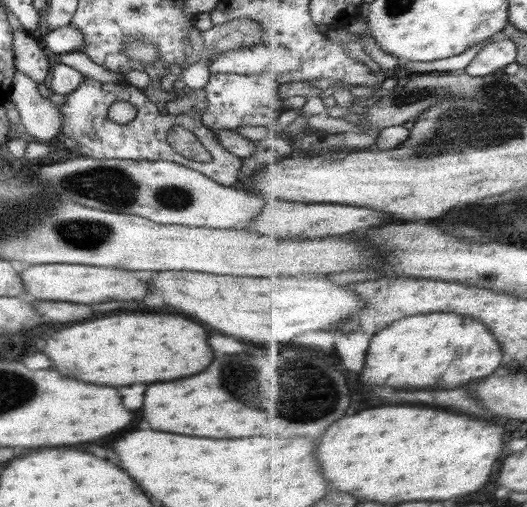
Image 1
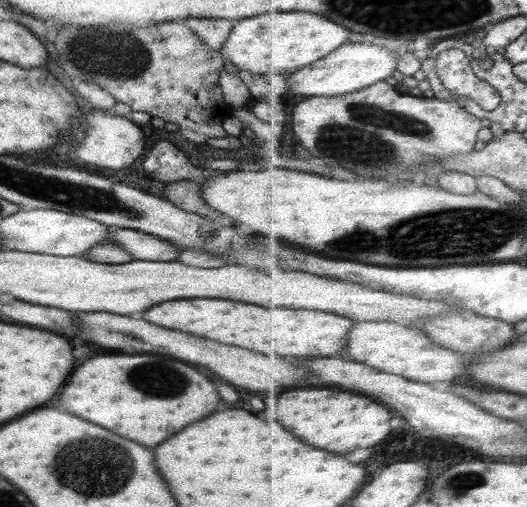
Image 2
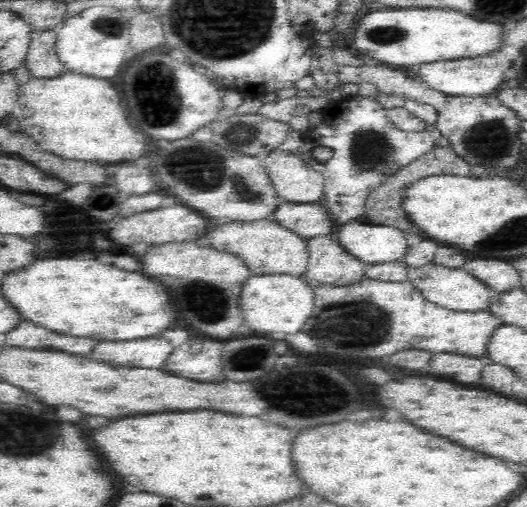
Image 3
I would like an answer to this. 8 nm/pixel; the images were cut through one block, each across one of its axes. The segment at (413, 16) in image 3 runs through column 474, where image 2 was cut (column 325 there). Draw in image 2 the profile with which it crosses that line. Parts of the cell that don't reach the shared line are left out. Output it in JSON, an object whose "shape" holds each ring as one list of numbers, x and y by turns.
{"shape":[[289,12,289,14,259,14,238,20,223,42,223,58,238,70,251,74,289,75,309,64,314,64,338,50,347,40,349,30,319,14]]}

